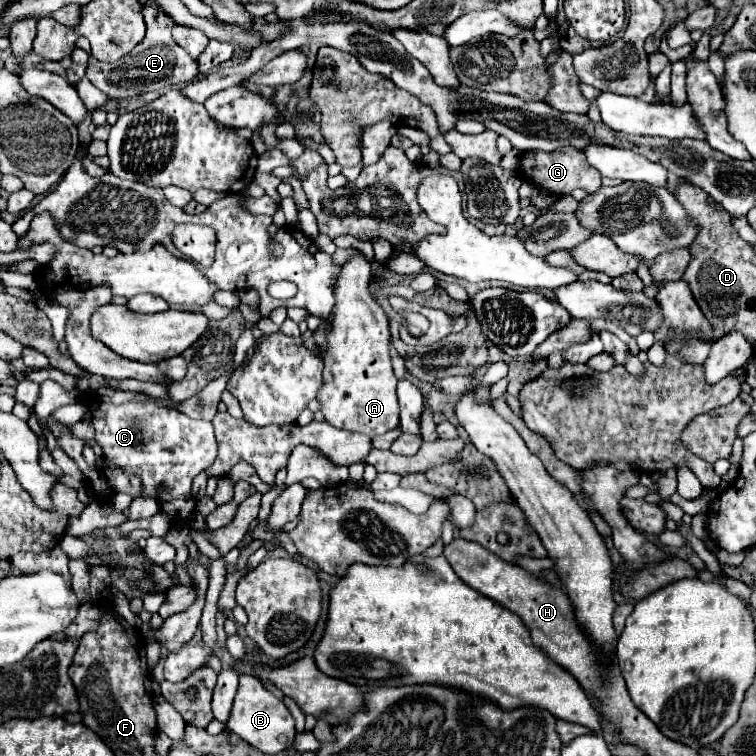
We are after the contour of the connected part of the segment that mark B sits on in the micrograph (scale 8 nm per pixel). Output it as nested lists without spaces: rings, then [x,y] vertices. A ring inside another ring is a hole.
[[[249,674],[239,676],[239,690],[233,700],[227,728],[265,754],[277,754],[289,748],[295,738],[295,720],[287,710],[287,706],[273,692],[269,692],[257,676],[249,676]]]

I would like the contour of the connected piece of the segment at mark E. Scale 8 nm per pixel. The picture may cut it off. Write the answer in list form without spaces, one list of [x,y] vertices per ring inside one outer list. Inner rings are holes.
[[[143,6],[143,16],[147,34],[129,54],[117,62],[98,63],[98,67],[87,68],[87,78],[91,80],[91,84],[113,100],[131,98],[135,94],[145,94],[149,90],[181,86],[193,82],[193,78],[197,76],[197,62],[173,40],[171,33],[175,25],[173,20],[153,6]]]

